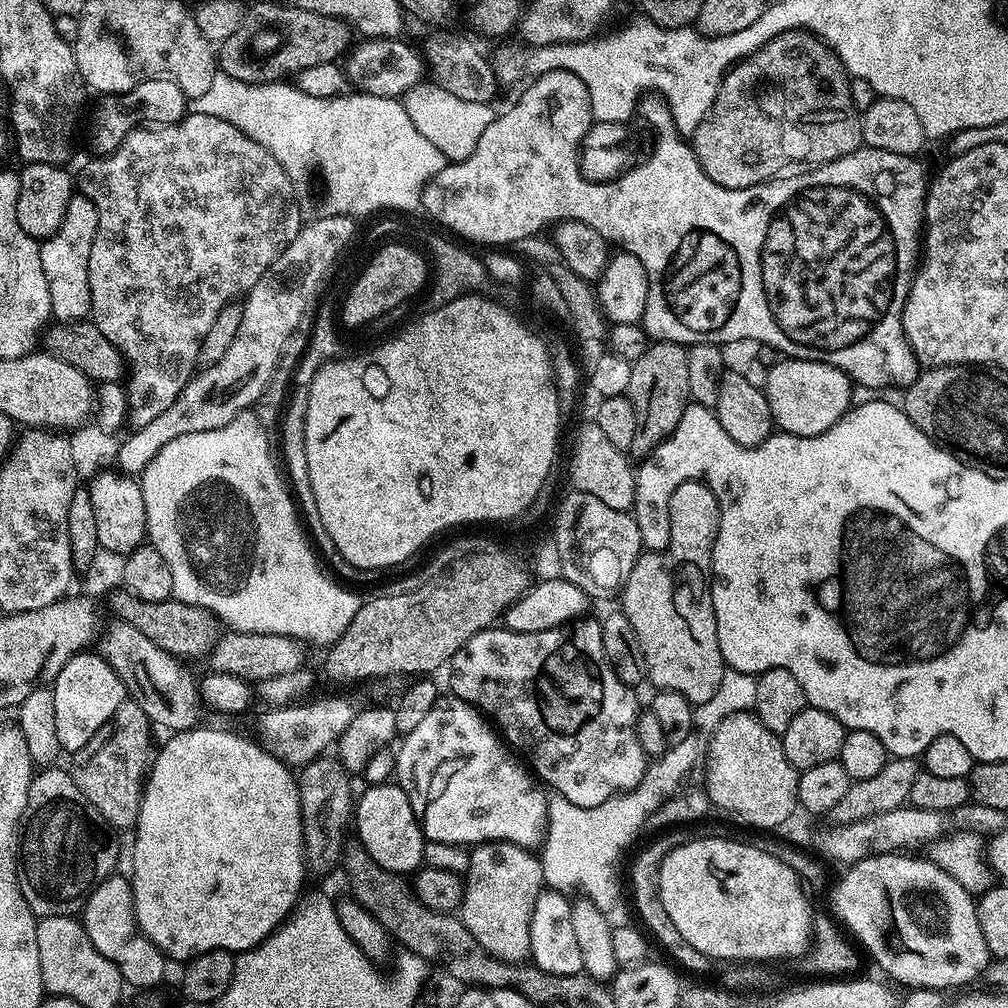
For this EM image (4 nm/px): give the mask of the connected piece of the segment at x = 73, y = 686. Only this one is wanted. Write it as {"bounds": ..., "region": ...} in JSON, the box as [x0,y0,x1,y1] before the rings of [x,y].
{"bounds":[51,651,126,753],"region":[[[95,651],[79,652],[56,676],[51,685],[54,694],[54,727],[58,730],[58,742],[65,753],[82,750],[103,724],[122,706],[126,698],[124,684],[118,674],[109,666],[103,655]]]}

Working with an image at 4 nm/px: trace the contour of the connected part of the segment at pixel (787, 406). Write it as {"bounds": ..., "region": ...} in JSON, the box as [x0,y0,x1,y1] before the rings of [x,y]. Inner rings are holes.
{"bounds":[762,358,853,436],"region":[[[780,358],[769,367],[766,386],[762,389],[770,406],[772,423],[791,436],[817,436],[830,430],[853,407],[852,377],[841,368],[821,360]]]}

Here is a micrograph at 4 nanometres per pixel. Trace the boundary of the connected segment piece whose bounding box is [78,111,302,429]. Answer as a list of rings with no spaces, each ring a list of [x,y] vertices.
[[[189,111],[183,120],[179,120],[177,124],[162,124],[159,126],[137,126],[129,132],[128,137],[114,151],[101,155],[99,158],[92,158],[88,165],[81,170],[80,176],[78,172],[78,192],[79,195],[90,198],[90,202],[94,202],[94,210],[98,210],[98,226],[94,234],[94,246],[90,246],[90,266],[88,267],[88,281],[90,282],[90,302],[92,310],[90,313],[91,323],[95,324],[98,330],[102,330],[102,334],[106,334],[106,338],[110,338],[110,342],[114,342],[114,346],[122,355],[124,355],[127,365],[130,367],[130,373],[126,378],[126,389],[128,395],[128,417],[133,429],[146,426],[146,422],[154,422],[154,418],[158,418],[158,414],[162,414],[162,410],[167,410],[173,402],[174,398],[178,398],[178,394],[186,386],[186,382],[191,380],[197,371],[198,365],[198,346],[202,346],[202,338],[206,338],[206,330],[210,330],[210,326],[214,322],[214,318],[218,318],[218,314],[228,304],[237,303],[248,291],[254,286],[254,282],[258,282],[258,278],[262,278],[262,274],[266,274],[266,270],[272,263],[286,250],[286,246],[290,246],[290,242],[294,242],[294,238],[300,232],[302,227],[302,219],[300,220],[300,208],[296,205],[296,188],[297,185],[288,177],[286,170],[282,168],[278,162],[278,158],[274,158],[274,154],[270,154],[270,150],[266,150],[266,146],[262,146],[242,132],[238,126],[223,120],[222,118],[214,118],[210,114],[202,114],[201,112]]]

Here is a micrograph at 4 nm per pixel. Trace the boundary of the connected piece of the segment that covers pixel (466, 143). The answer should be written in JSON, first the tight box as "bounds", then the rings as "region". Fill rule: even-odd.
{"bounds":[402,82,495,161],"region":[[[422,82],[405,93],[402,100],[404,109],[414,126],[438,147],[447,161],[465,160],[477,148],[482,131],[493,121],[495,109],[489,104],[467,102],[438,84],[428,83]]]}

